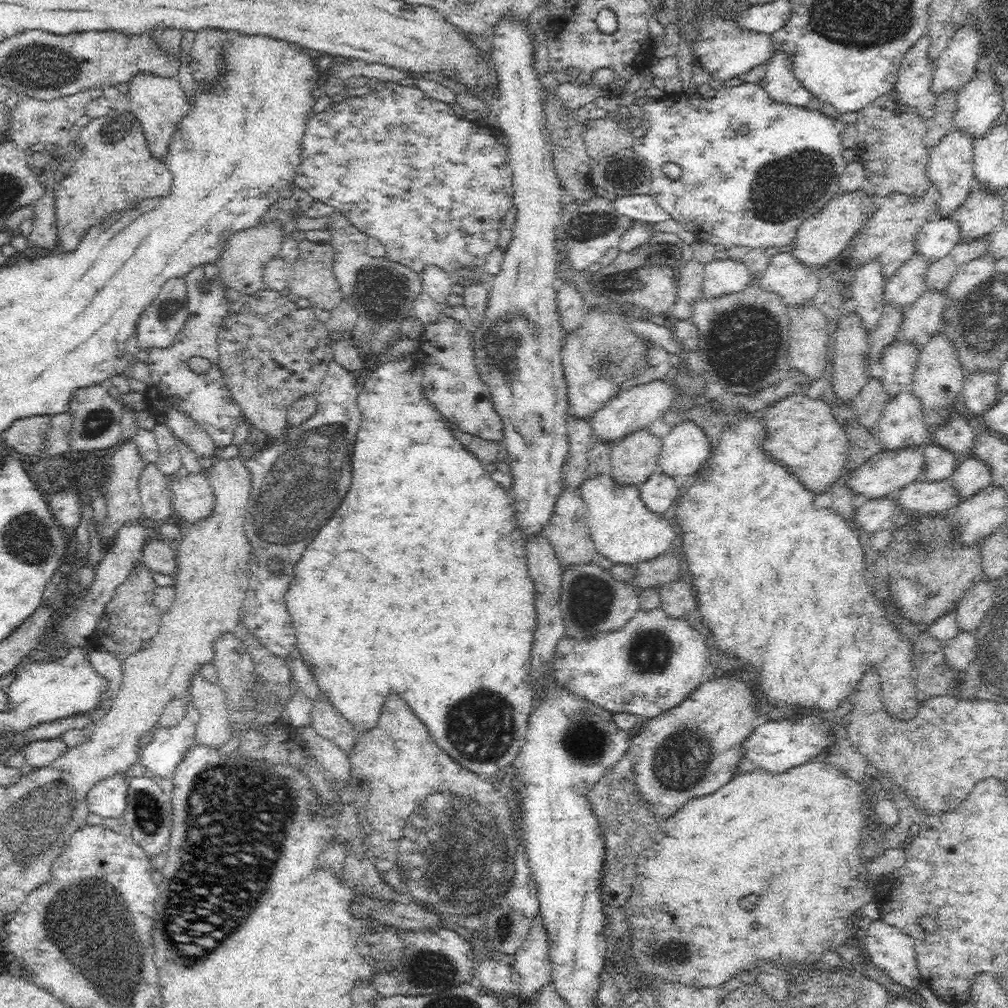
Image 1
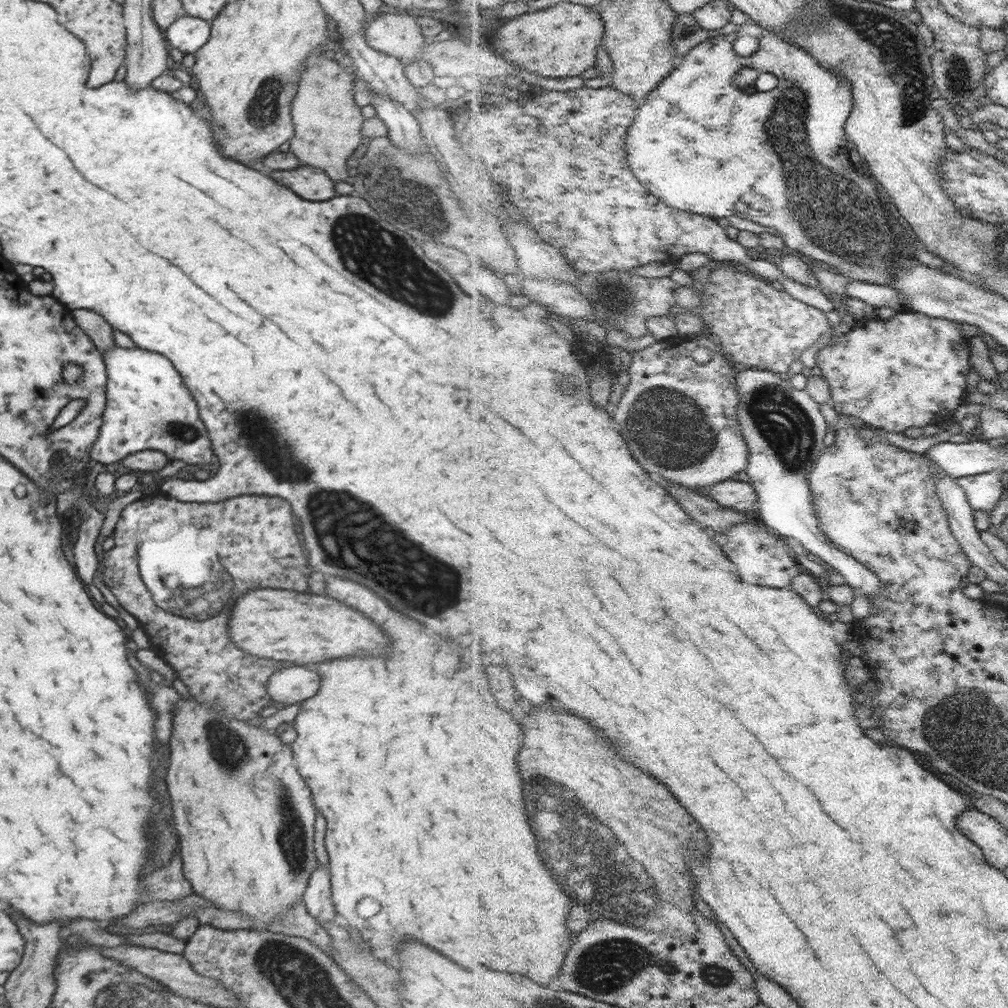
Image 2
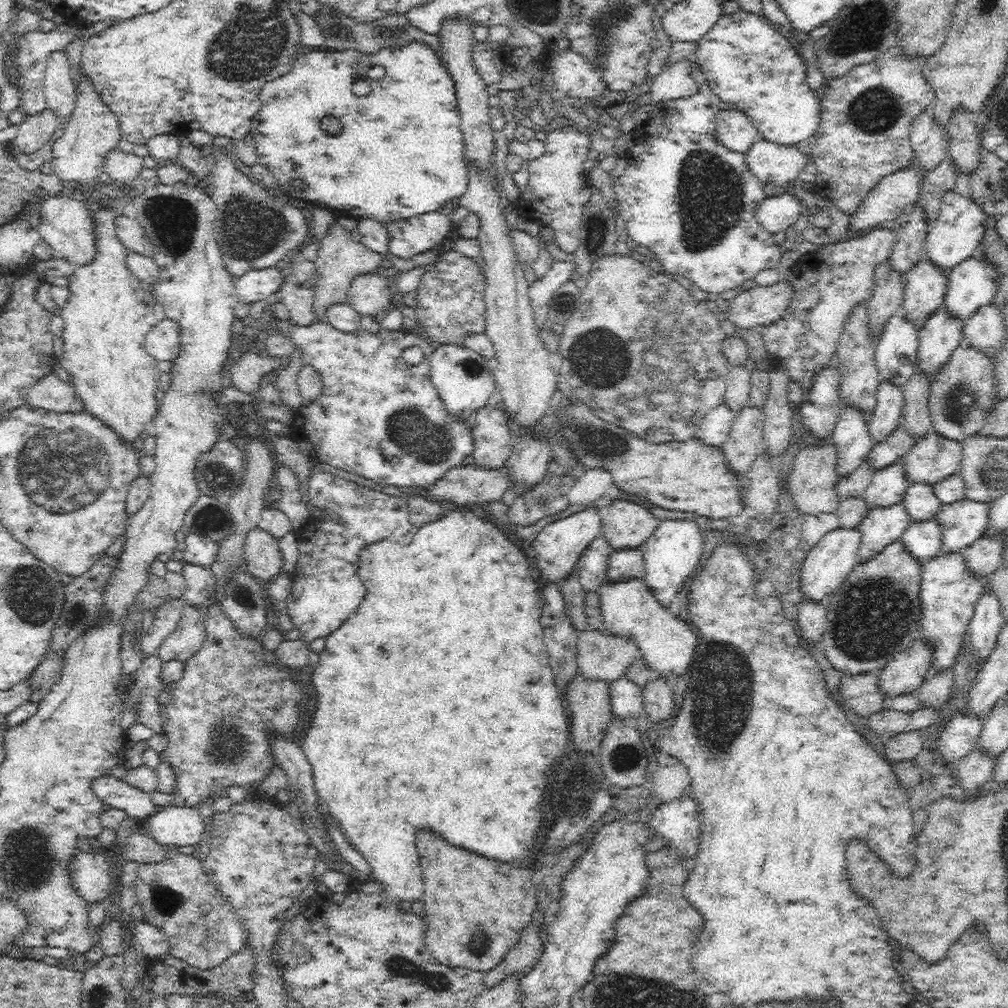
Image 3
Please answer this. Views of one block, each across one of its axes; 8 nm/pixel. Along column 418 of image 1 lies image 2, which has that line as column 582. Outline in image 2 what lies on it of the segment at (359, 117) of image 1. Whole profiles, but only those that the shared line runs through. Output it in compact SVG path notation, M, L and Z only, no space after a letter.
M613 84L595 88L584 86L565 92L554 88L544 90L540 96L530 100L486 96L482 102L474 100L460 108L452 108L450 114L462 148L474 150L474 158L484 158L486 166L494 172L494 180L510 190L512 202L526 212L542 239L558 247L579 273L634 271L652 262L666 258L682 260L698 252L708 254L711 260L720 264L750 264L749 248L732 240L727 228L718 220L674 208L640 184L626 152L629 132L636 124L639 109L640 104L631 94L622 92Z

